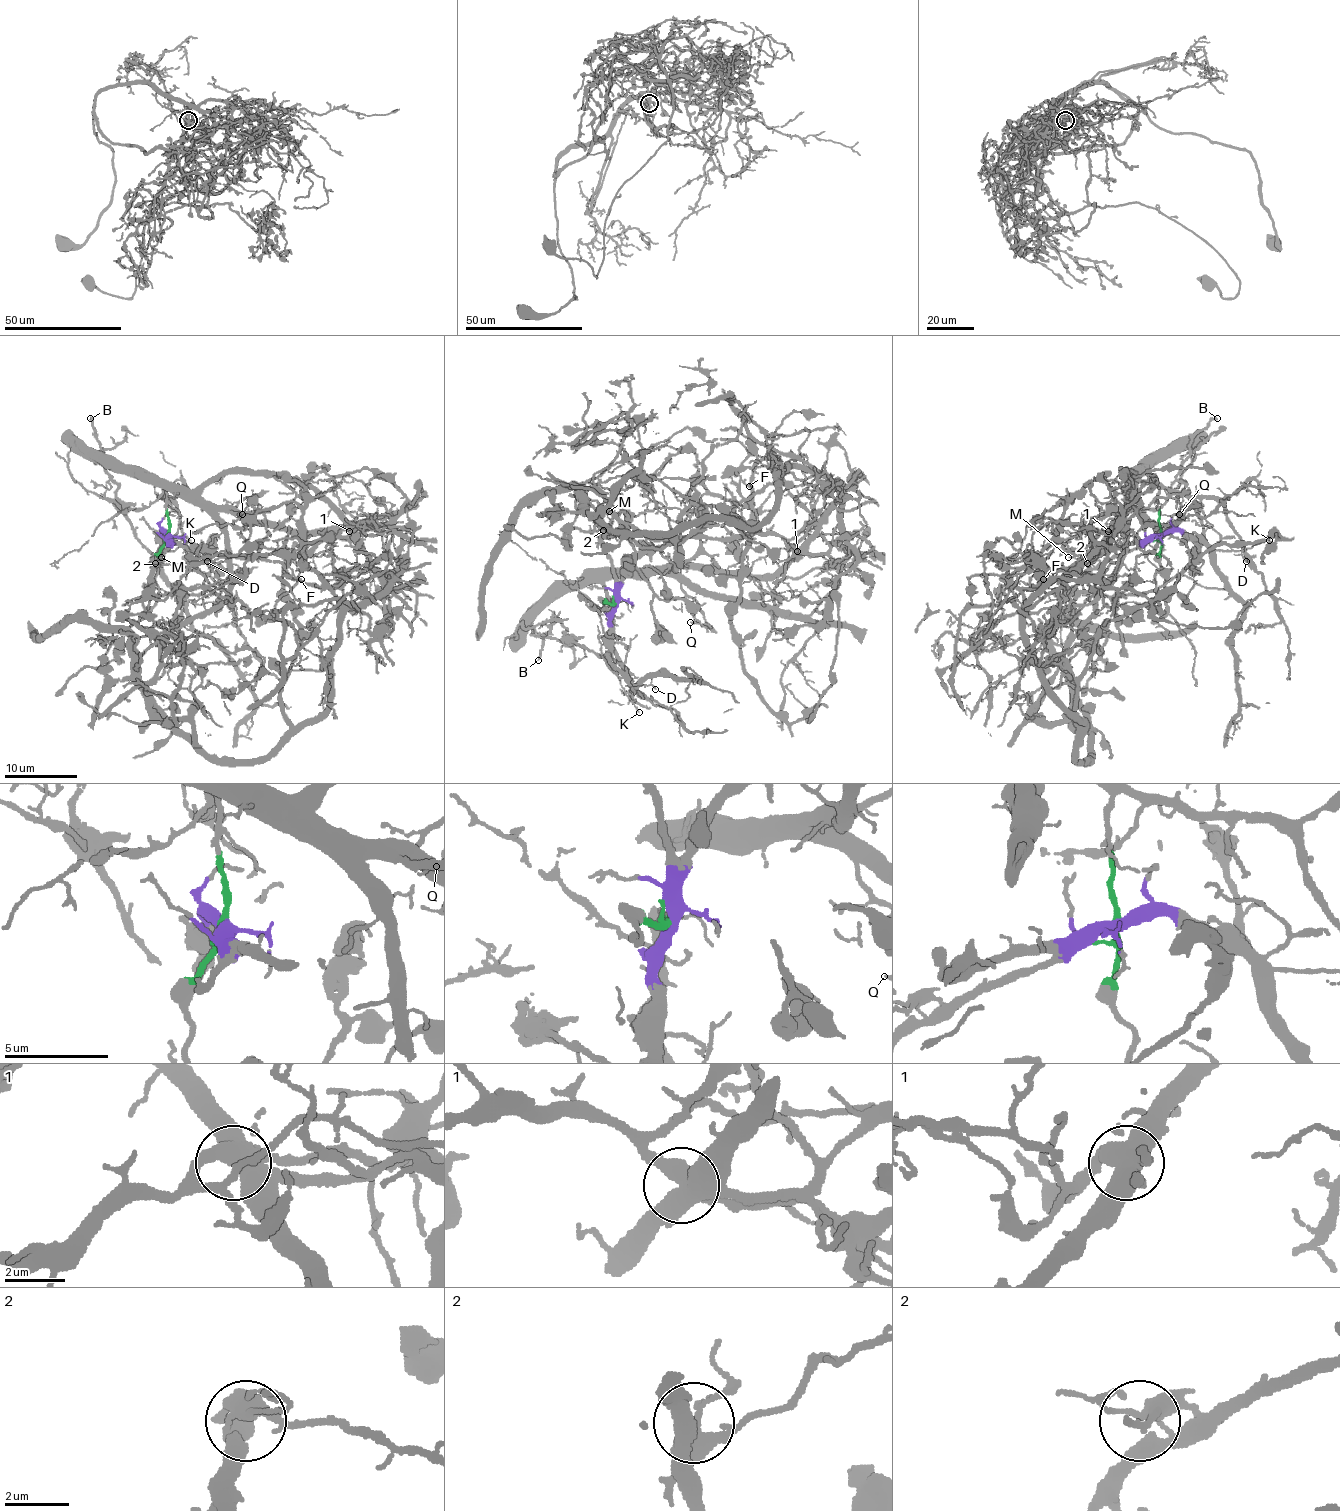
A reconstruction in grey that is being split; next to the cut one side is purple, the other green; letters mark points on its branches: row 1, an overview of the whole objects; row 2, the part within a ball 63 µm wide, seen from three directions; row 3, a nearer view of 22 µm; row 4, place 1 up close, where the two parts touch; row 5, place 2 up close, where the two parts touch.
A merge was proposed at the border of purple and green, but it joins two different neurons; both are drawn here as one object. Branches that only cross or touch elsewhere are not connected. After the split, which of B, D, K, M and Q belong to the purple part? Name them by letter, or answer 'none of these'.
B, K, M

